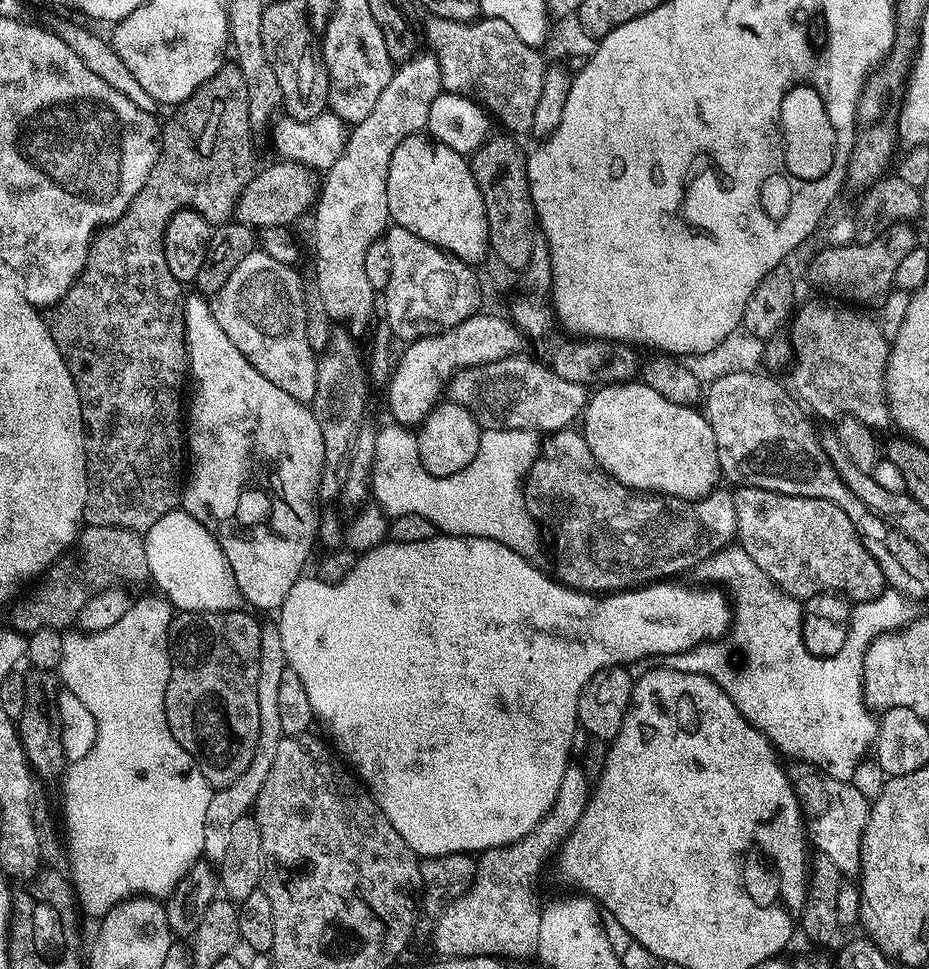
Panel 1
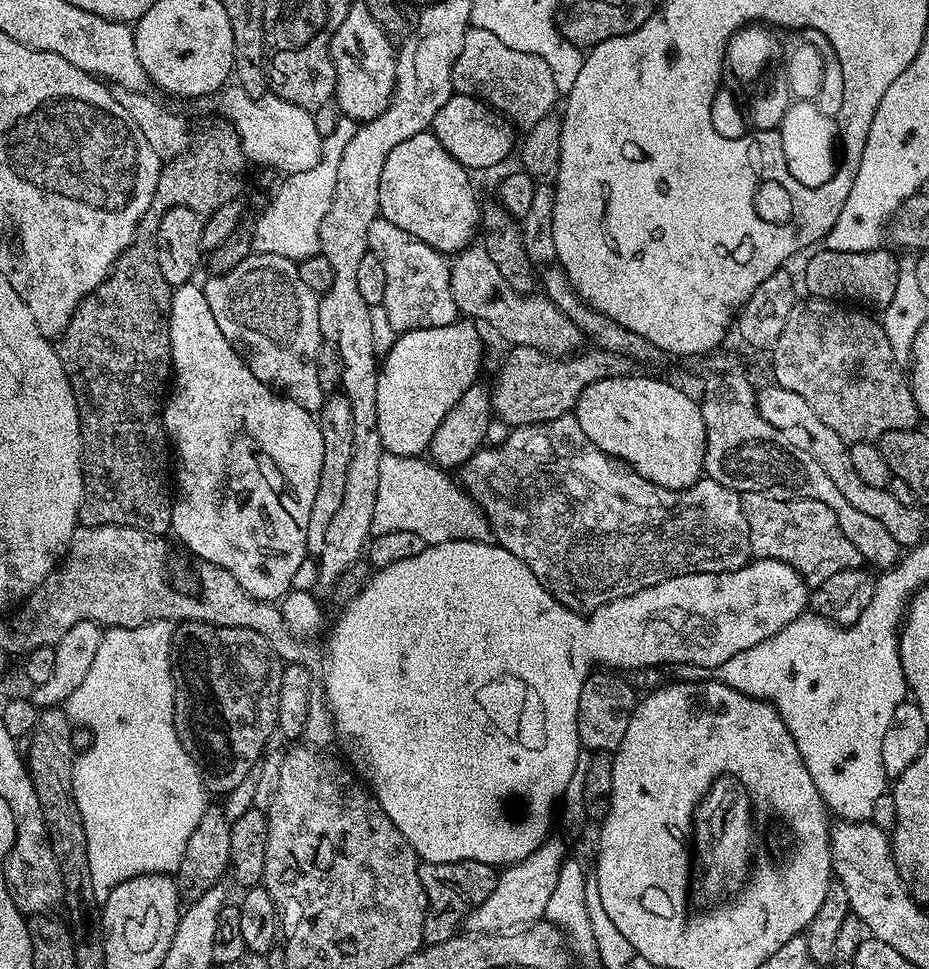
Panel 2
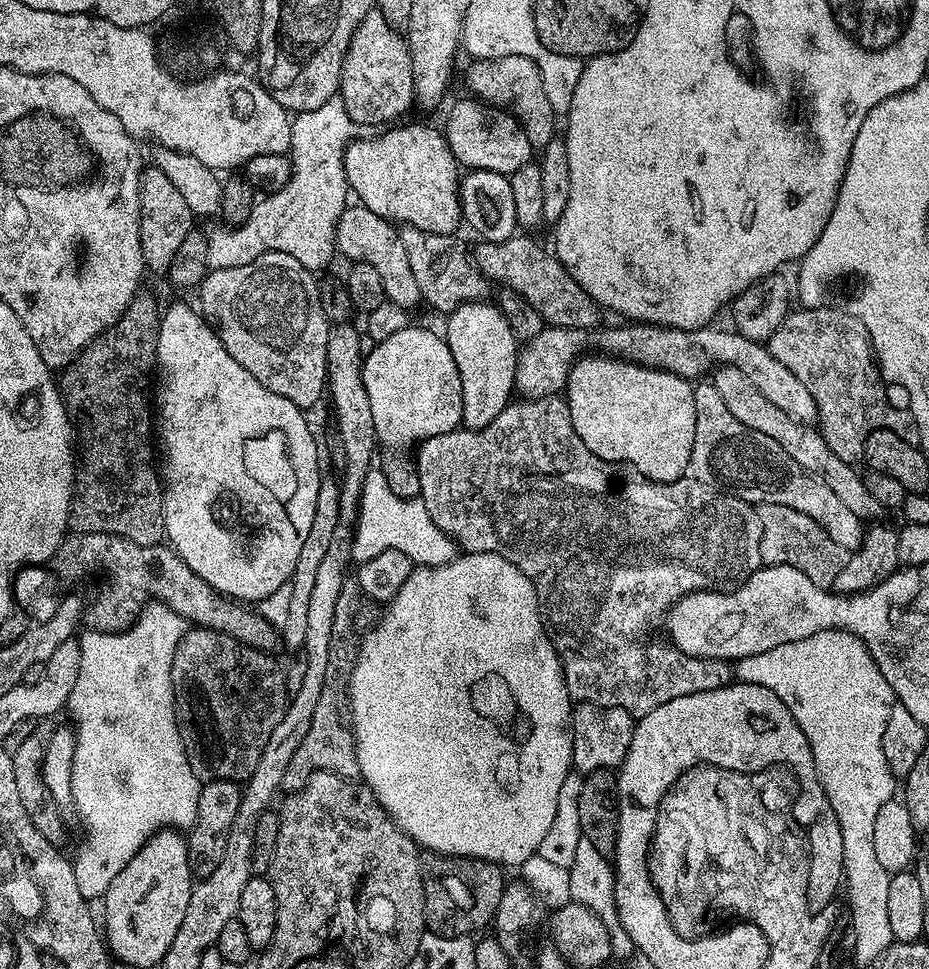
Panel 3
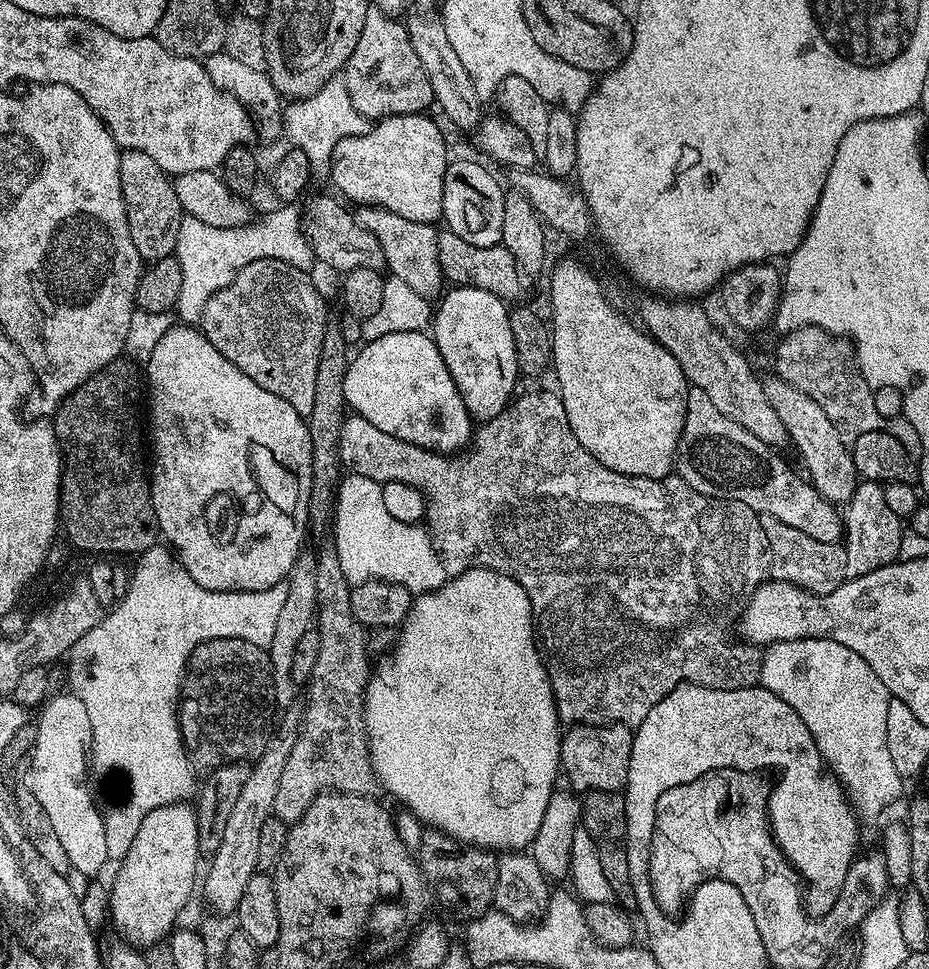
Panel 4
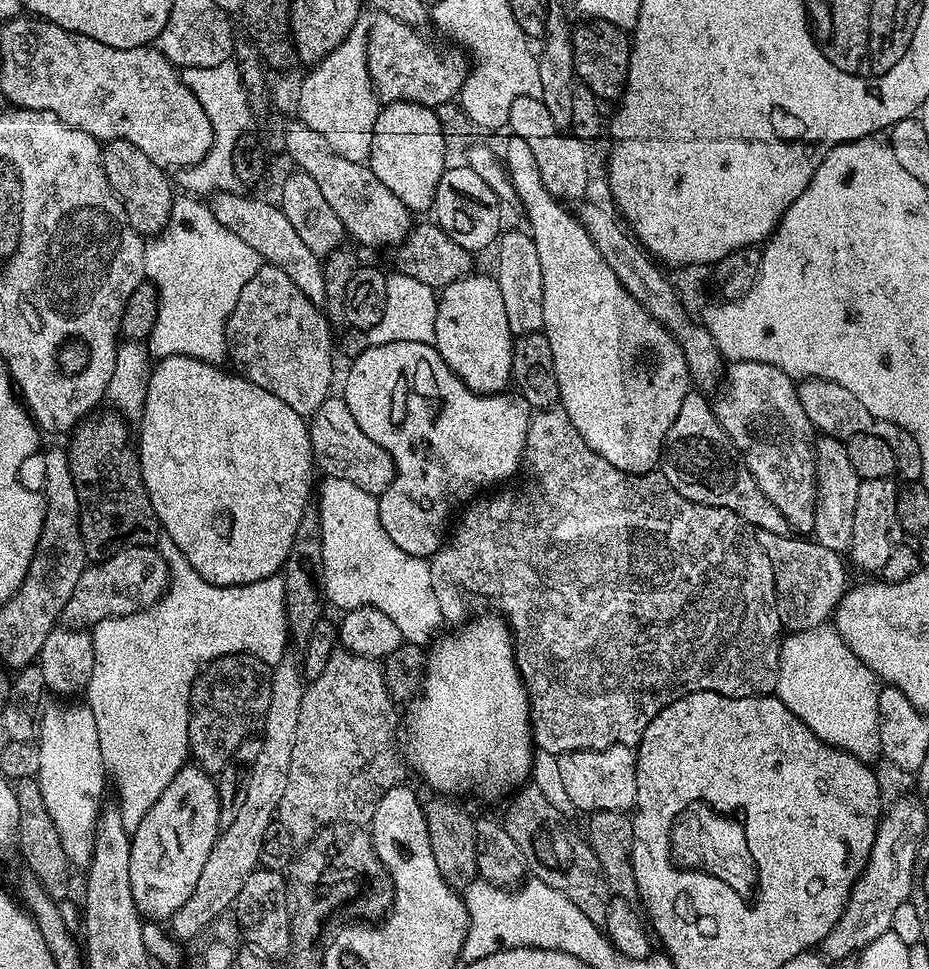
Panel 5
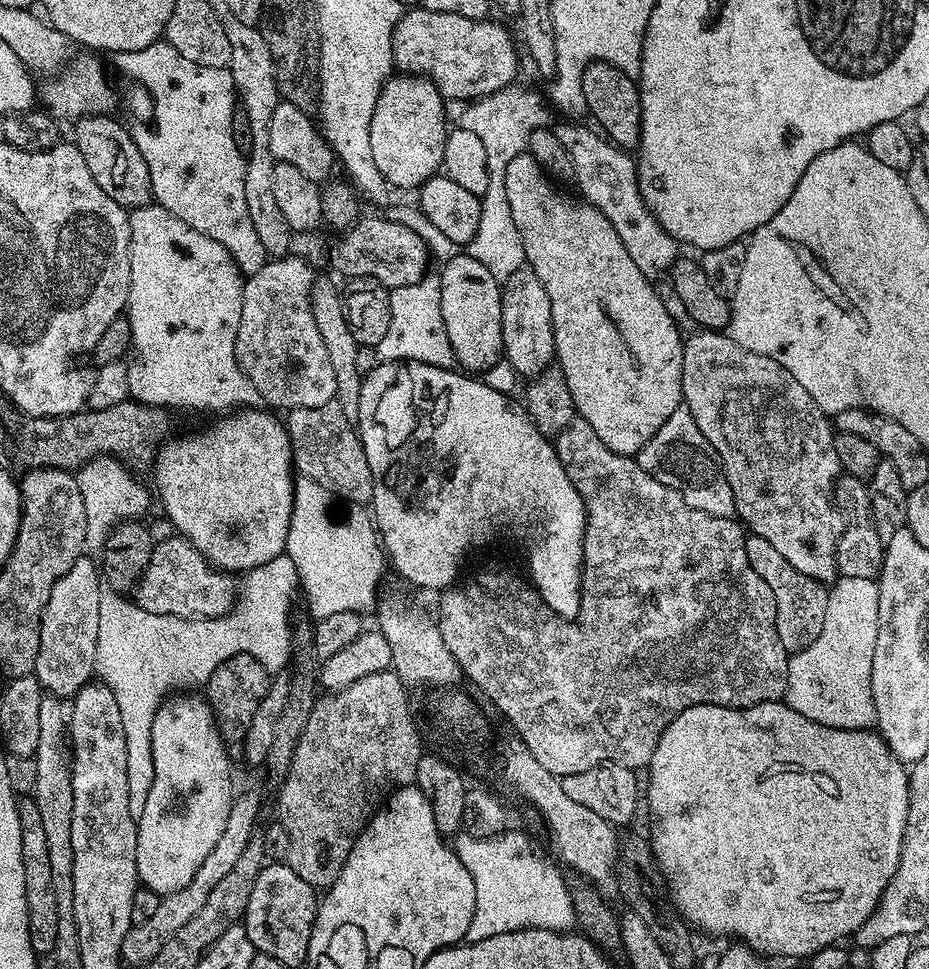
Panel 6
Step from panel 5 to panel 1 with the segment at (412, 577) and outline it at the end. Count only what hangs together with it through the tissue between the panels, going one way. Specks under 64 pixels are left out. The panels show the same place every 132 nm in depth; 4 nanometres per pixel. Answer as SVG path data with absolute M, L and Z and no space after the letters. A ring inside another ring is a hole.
M388 422L384 429L376 432L374 442L374 462L370 477L370 496L389 517L402 514L422 514L422 518L430 518L441 533L450 536L473 536L474 538L490 538L510 546L518 554L532 558L536 552L535 520L524 502L524 482L528 479L528 471L538 455L542 444L541 433L535 430L483 430L478 442L478 454L474 454L474 462L466 466L466 470L458 470L458 474L449 476L432 476L420 465L418 442L403 424Z

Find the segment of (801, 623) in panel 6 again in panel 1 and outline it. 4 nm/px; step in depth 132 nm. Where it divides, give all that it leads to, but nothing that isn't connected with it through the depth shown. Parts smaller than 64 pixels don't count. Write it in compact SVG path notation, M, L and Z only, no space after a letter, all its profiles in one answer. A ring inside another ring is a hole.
M761 488L735 489L732 497L736 511L736 535L739 547L754 558L756 565L786 594L797 598L819 596L822 592L839 594L849 602L861 604L878 598L886 591L884 572L878 562L866 550L850 518L839 506L817 496L791 496Z

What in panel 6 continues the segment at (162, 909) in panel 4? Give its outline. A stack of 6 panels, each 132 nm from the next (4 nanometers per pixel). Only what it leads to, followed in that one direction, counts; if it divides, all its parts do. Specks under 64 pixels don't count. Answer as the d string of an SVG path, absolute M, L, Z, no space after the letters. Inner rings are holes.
M176 694L161 704L152 727L152 753L154 782L150 782L146 806L142 806L142 814L136 821L136 875L145 889L161 898L170 898L195 878L226 829L226 818L234 801L232 764L228 761L229 749L216 728L212 708L207 699L200 697L199 700L196 694Z

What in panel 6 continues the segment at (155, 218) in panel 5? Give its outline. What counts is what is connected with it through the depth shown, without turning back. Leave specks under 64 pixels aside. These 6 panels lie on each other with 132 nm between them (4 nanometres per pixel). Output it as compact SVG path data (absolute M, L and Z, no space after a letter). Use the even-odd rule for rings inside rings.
M112 114L83 116L75 121L73 128L76 129L70 140L76 145L78 154L82 154L94 182L98 182L98 186L102 186L102 190L106 190L106 194L118 202L118 206L125 210L141 208L153 203L150 172L142 152L138 150L135 135L131 131L127 132L114 117Z

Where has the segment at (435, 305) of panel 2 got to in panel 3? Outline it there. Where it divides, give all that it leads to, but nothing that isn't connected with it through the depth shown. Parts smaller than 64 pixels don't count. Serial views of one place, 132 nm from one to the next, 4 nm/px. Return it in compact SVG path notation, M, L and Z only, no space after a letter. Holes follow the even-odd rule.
M363 206L345 207L336 227L336 246L341 253L352 252L352 260L374 266L382 277L382 286L387 303L396 304L405 310L412 310L421 303L418 282L414 282L414 273L406 256L406 246L402 242L397 225L384 220L374 210Z

